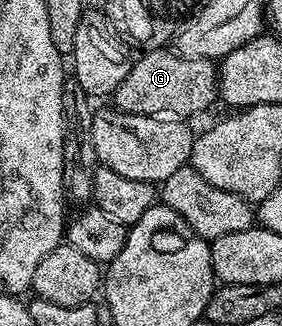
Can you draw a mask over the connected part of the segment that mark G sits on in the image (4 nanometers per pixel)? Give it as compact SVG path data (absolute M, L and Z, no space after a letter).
M154 48L134 59L131 74L119 82L111 100L116 111L130 112L136 116L190 118L196 112L203 111L212 96L214 99L218 95L219 84L214 76L214 61L191 60L173 50Z

